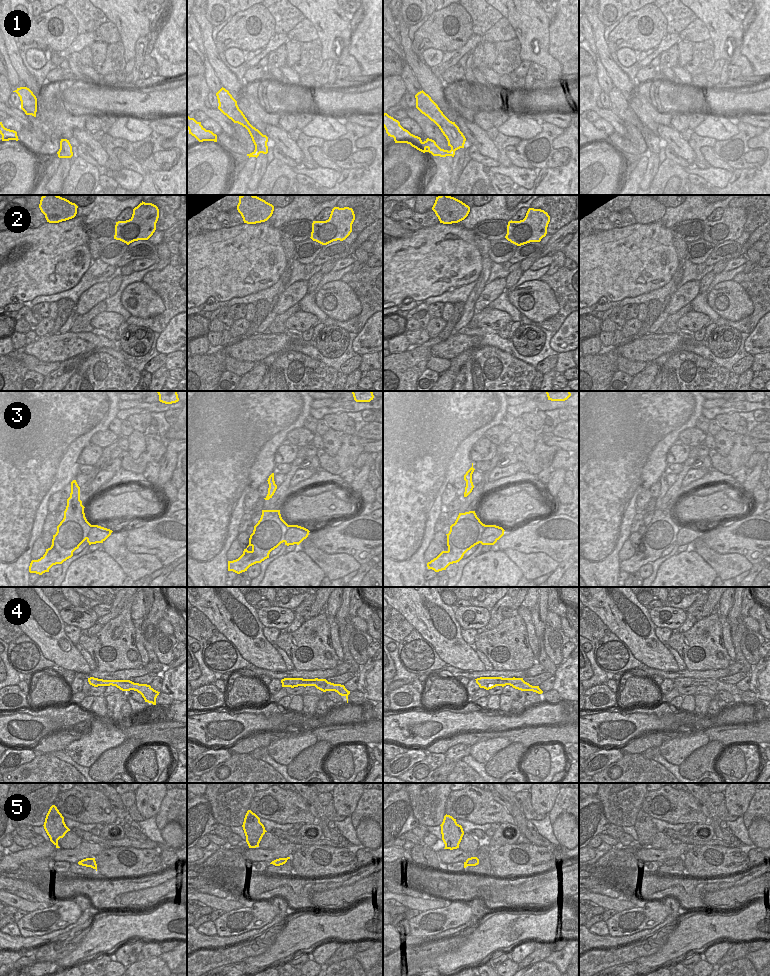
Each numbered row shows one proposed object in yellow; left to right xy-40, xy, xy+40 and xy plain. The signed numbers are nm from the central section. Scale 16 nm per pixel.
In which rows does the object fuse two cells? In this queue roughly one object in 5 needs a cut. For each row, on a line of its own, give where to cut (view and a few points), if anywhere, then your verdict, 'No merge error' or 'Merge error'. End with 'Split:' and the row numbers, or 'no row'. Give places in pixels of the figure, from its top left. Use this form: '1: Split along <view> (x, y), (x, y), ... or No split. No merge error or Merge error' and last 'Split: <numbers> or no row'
1: No split. No merge error
2: No split. No merge error
3: Split along xy+40 (486, 525), (480, 542). Merge error
4: No split. No merge error
5: No split. No merge error
Split: 3

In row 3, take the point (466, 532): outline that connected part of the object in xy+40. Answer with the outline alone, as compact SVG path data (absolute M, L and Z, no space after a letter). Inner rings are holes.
M475 511L459 513L447 535L447 551L442 551L436 558L427 563L428 569L435 572L446 570L453 563L459 562L464 554L475 545L481 543L486 529Z

